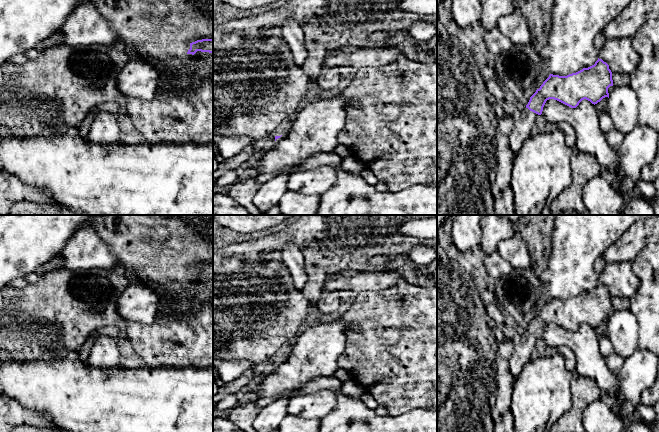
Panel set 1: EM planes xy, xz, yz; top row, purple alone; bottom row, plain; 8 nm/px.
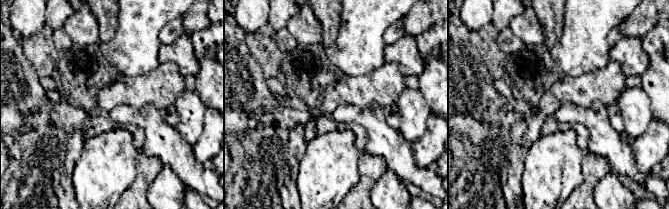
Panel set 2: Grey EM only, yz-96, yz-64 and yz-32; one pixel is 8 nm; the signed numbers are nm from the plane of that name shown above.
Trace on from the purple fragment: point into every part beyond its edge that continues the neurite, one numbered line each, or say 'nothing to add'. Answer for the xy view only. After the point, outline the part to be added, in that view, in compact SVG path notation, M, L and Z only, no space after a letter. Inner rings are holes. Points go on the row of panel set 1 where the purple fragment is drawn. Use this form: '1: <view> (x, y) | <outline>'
nothing to add

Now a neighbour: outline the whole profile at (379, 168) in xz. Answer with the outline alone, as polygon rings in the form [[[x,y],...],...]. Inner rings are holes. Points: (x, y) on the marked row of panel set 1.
[[[401,53],[394,62],[388,65],[359,68],[351,84],[344,91],[339,92],[339,95],[352,100],[353,105],[346,110],[345,126],[337,136],[338,143],[347,146],[353,152],[354,157],[365,165],[365,168],[371,170],[378,180],[383,181],[388,192],[400,192],[414,185],[437,187],[437,63],[414,62]]]

